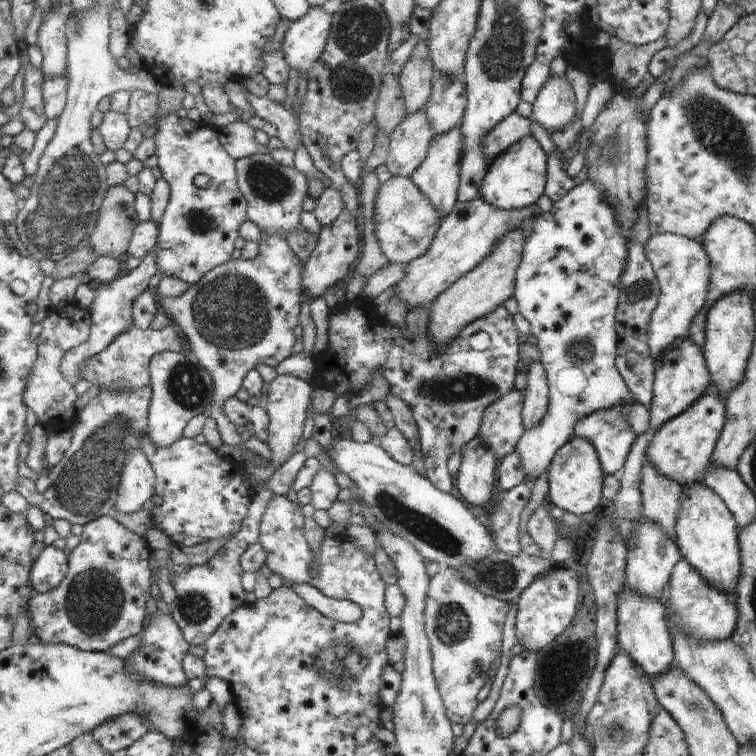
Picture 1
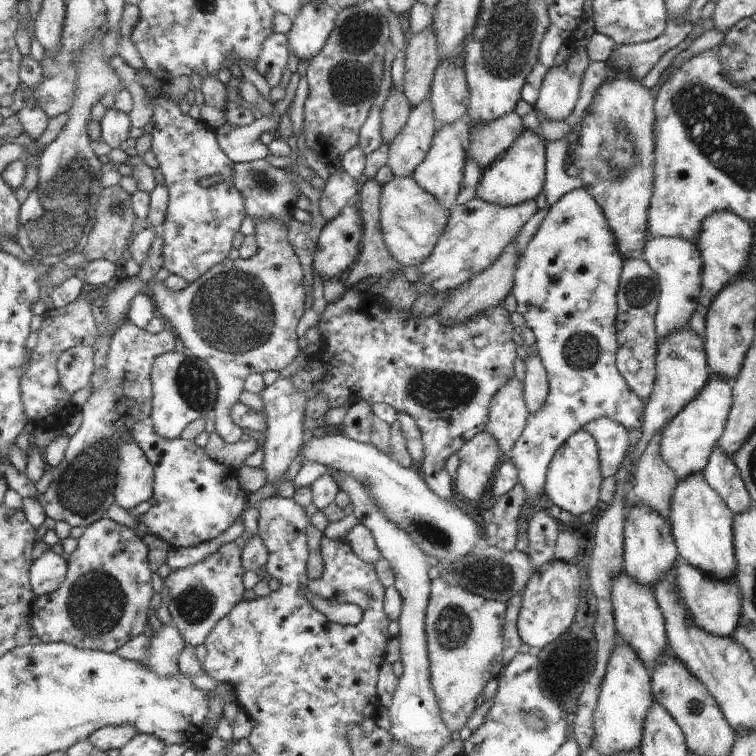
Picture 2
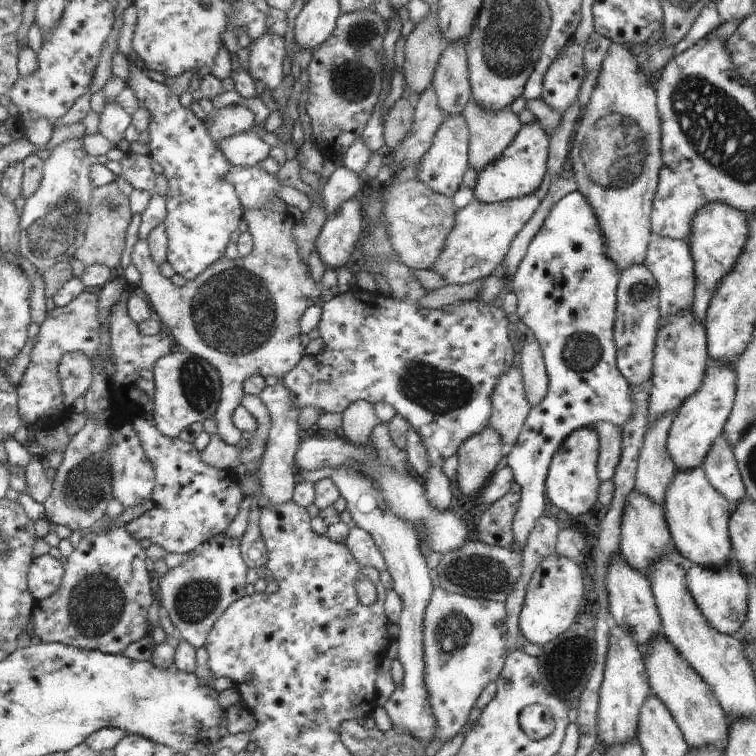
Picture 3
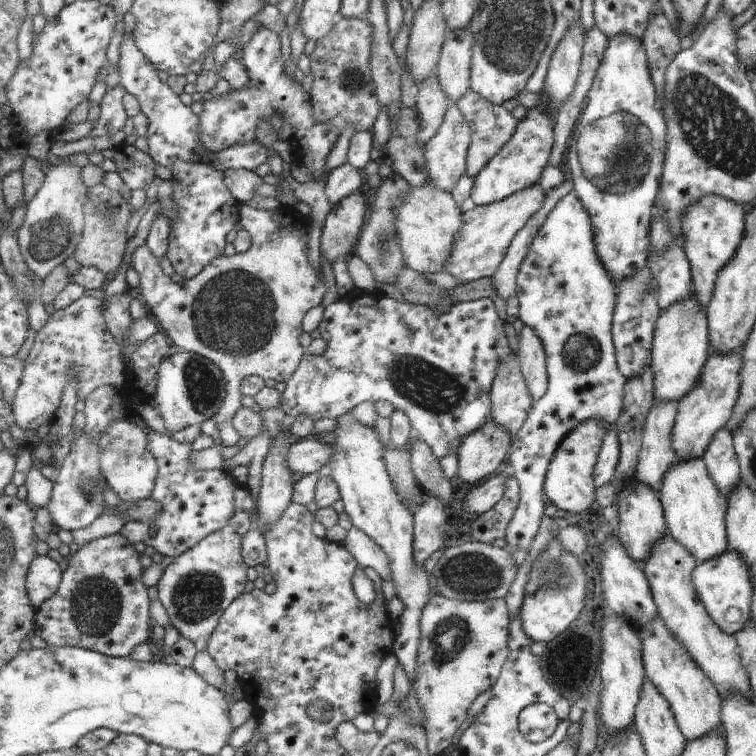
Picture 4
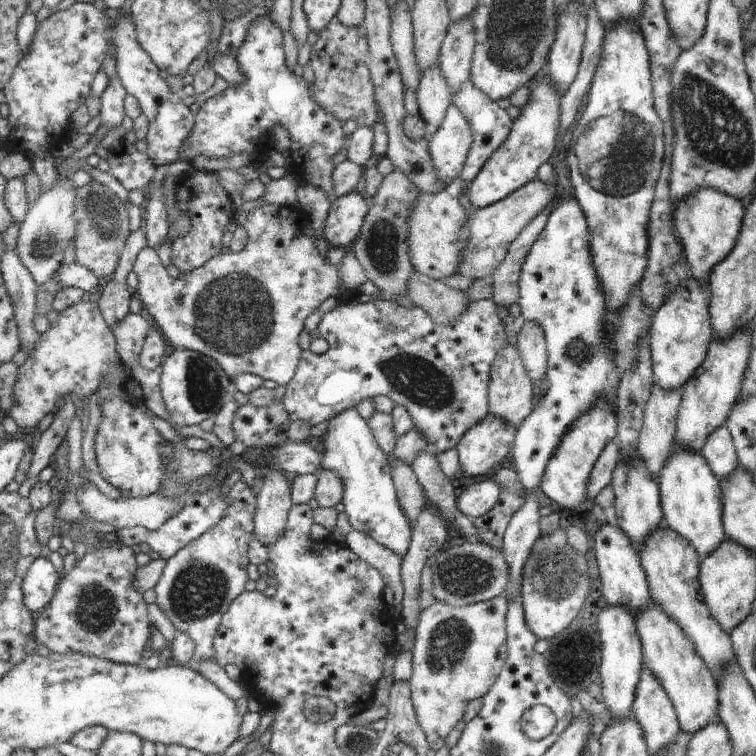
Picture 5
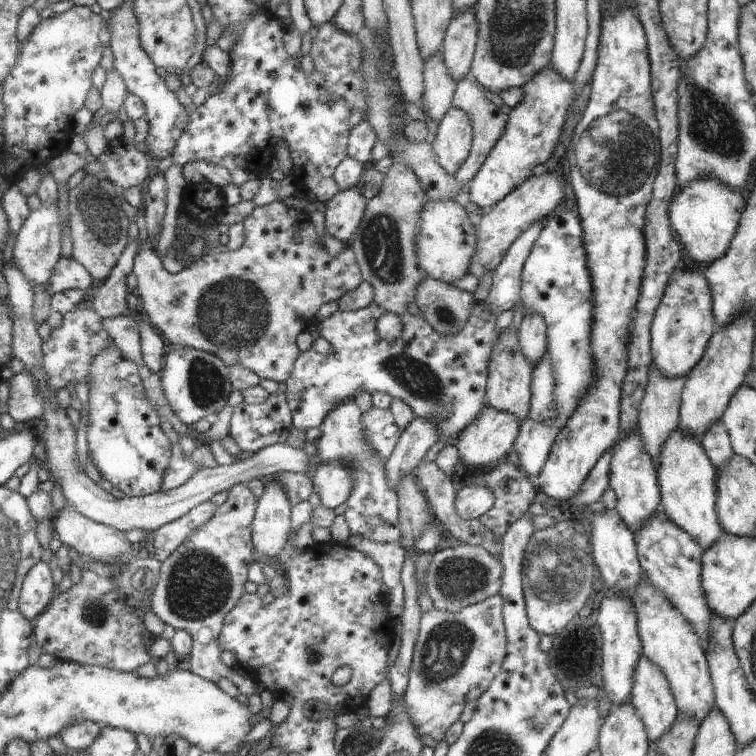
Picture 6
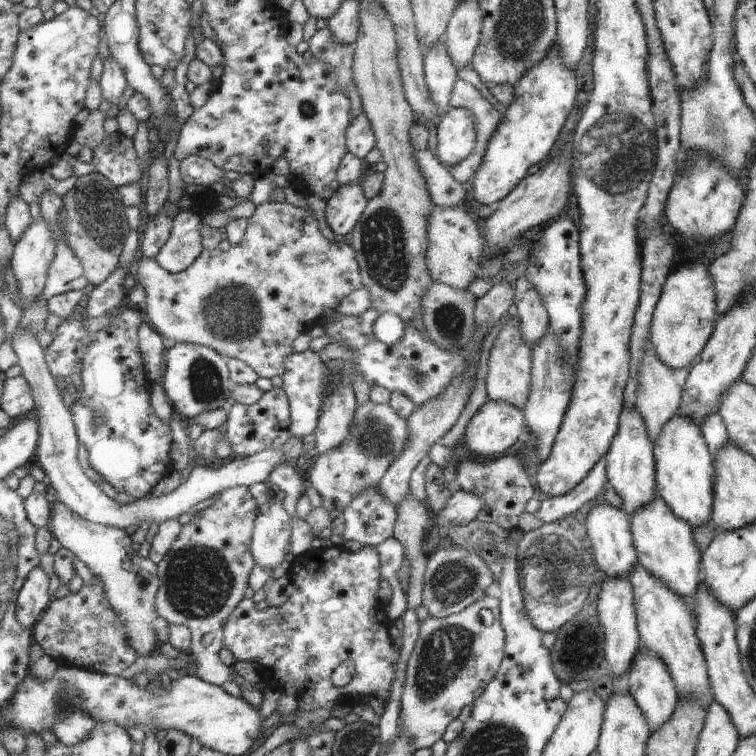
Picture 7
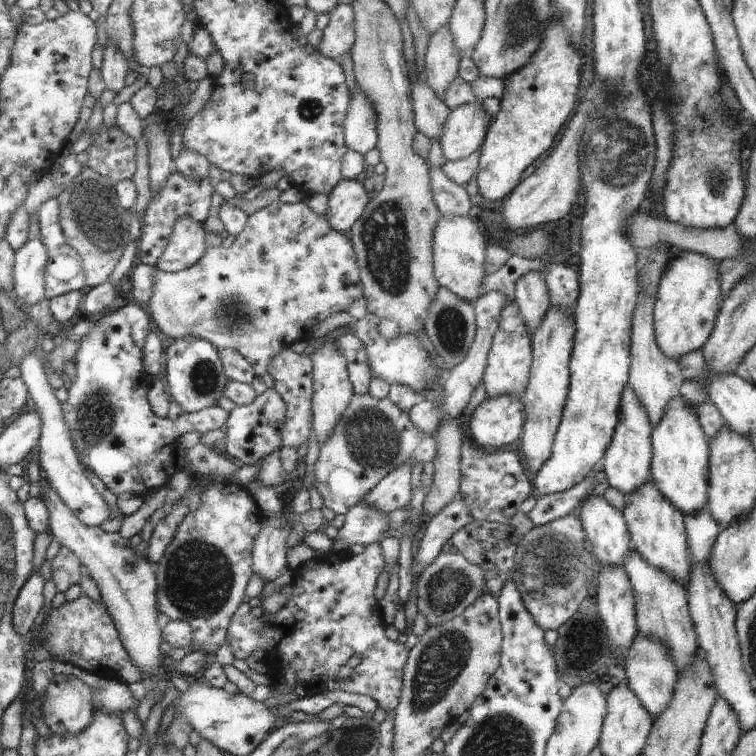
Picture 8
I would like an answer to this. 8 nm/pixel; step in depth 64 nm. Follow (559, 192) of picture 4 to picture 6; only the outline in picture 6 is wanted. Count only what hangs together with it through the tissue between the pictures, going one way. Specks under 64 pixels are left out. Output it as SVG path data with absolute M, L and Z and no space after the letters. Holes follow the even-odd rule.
M541 221L535 222L522 232L521 238L517 238L503 262L496 268L490 294L482 303L487 304L489 310L498 317L515 308L521 298L521 269L542 226Z

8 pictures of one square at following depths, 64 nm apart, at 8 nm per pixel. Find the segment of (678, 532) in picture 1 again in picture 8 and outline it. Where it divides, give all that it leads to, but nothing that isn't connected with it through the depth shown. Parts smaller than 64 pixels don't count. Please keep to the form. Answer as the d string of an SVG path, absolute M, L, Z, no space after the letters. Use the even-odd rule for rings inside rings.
M677 396L665 410L657 426L650 434L651 460L649 460L650 482L671 502L671 506L683 516L695 514L707 502L707 458L709 447L705 434L699 426L694 409Z

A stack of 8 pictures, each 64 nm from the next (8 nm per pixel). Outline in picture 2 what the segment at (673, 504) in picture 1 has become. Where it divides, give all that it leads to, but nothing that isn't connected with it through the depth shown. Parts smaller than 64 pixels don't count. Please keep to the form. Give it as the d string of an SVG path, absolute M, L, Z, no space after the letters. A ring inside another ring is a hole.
M663 428L651 436L651 440L645 444L643 454L635 462L632 470L633 486L630 491L639 504L647 506L649 510L653 510L667 521L667 516L670 516L669 502L676 478L659 456L661 432Z

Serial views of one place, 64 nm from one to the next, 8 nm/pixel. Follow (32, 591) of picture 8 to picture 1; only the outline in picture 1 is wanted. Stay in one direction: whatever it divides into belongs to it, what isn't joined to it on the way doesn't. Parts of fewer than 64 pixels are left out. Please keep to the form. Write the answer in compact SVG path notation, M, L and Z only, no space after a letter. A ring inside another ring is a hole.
M47 545L32 564L32 587L37 593L59 588L69 572L69 551Z

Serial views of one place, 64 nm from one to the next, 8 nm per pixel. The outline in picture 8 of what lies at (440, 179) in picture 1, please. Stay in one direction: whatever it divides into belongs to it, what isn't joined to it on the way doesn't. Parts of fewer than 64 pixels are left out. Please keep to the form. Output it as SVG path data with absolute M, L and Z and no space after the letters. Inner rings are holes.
M463 104L452 109L441 138L441 147L447 161L469 158L484 146L489 130L490 114L479 104Z

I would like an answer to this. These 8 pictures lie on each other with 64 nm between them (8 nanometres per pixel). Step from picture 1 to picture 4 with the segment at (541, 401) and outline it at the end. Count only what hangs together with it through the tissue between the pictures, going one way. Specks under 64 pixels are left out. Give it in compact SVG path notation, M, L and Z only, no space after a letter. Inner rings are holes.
M522 326L517 354L529 396L533 396L533 400L539 400L546 390L546 364L541 340L533 332L533 328Z

